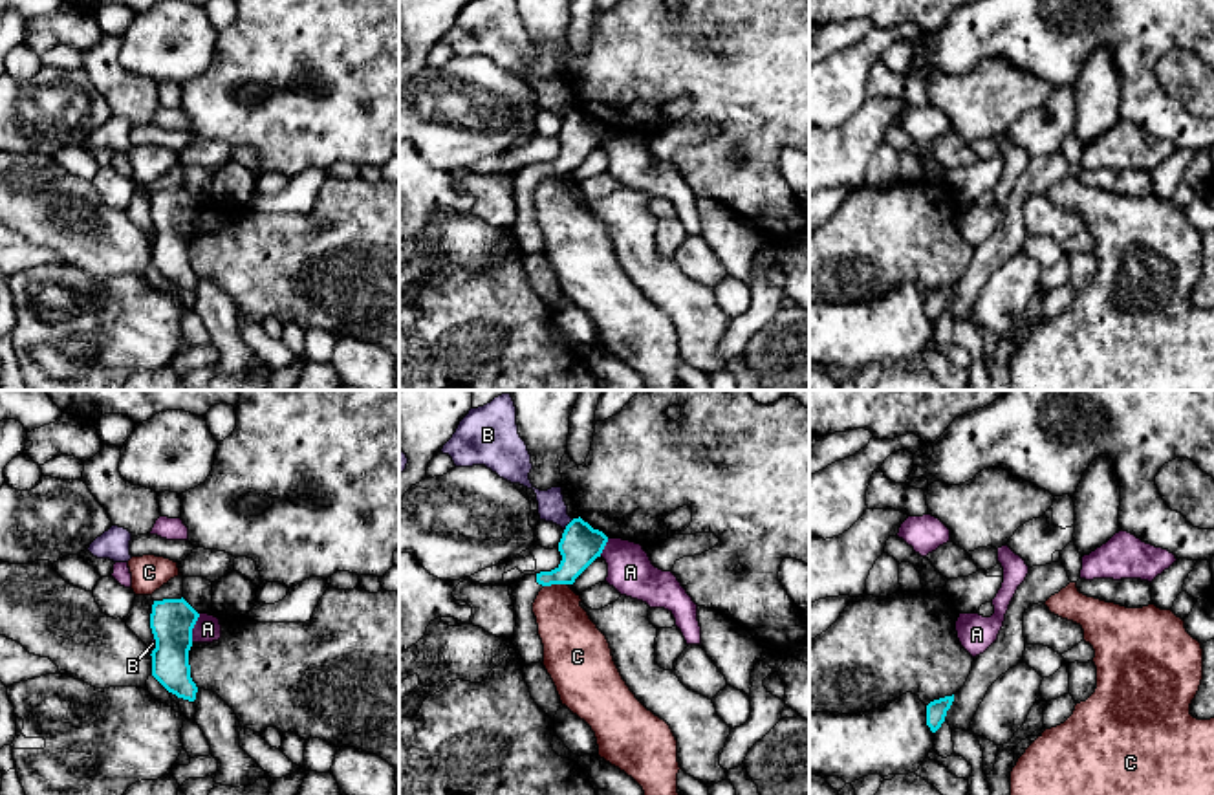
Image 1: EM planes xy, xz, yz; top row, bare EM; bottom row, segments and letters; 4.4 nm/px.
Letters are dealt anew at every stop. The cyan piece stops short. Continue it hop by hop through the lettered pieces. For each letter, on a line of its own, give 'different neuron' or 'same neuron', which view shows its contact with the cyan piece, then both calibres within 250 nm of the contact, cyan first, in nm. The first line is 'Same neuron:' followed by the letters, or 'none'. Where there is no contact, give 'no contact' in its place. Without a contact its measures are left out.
Same neuron: none
A: different neuron; meets cyan in xy; 190 nm thick on the cyan side, 120 nm on the other
B: different neuron; meets cyan in xz; 180 nm thick on the cyan side, 130 nm on the other
C: different neuron; meets cyan in xz; 180 nm thick on the cyan side, 240 nm on the other

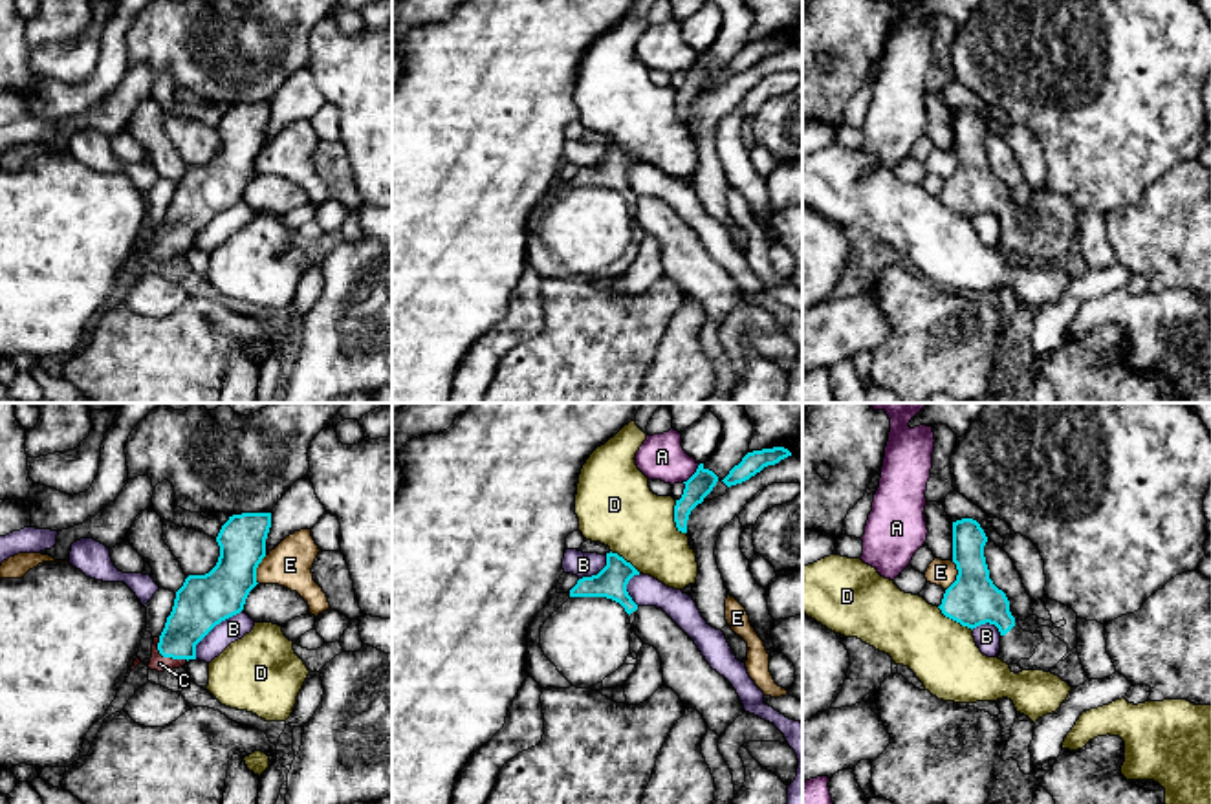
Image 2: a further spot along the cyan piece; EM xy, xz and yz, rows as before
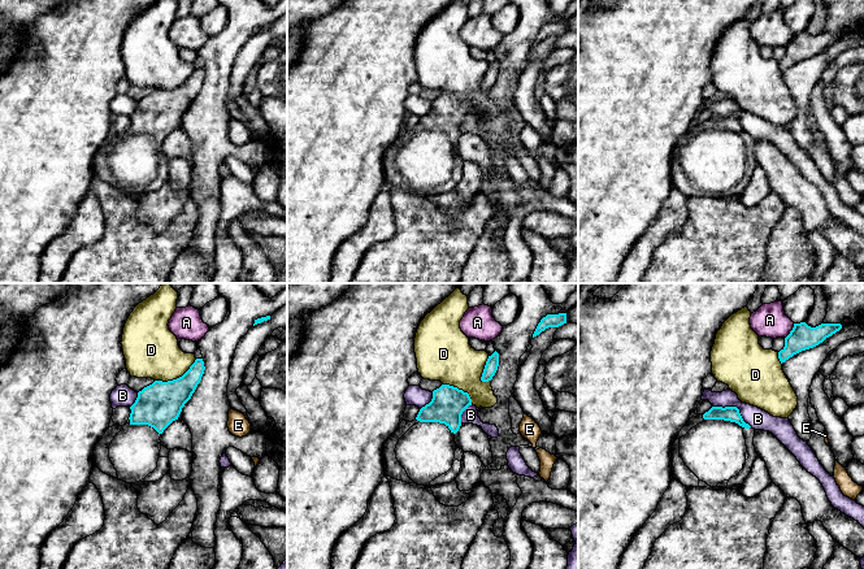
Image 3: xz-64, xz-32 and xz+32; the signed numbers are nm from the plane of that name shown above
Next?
Same neuron: C
A: different neuron; meets cyan in xz; 110 nm thick on the cyan side, 200 nm on the other
B: different neuron; meets cyan in xy; 240 nm thick on the cyan side, 110 nm on the other
C: same neuron; meets cyan in xy; 220 nm thick on the cyan side, 70 nm on the other
D: different neuron; meets cyan in xz; 110 nm thick on the cyan side, 320 nm on the other
E: different neuron; meets cyan in yz; 220 nm thick on the cyan side, 110 nm on the other

